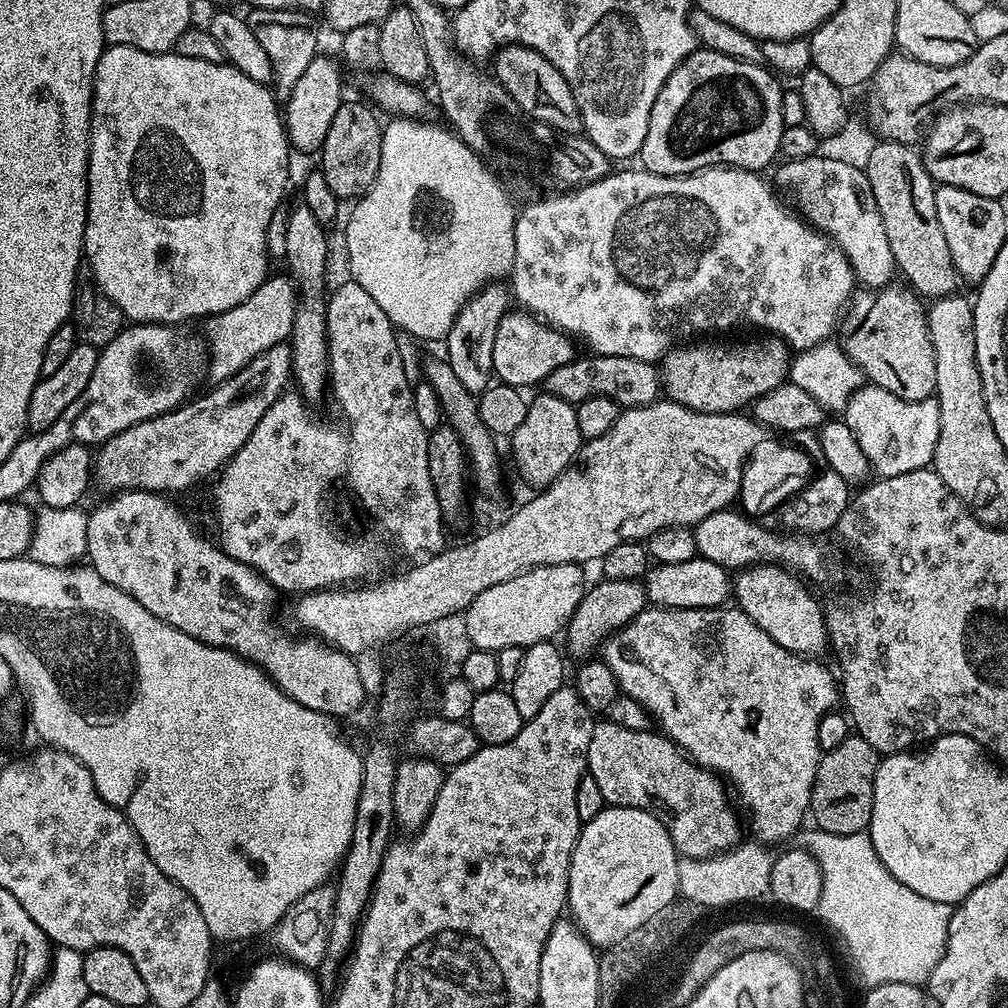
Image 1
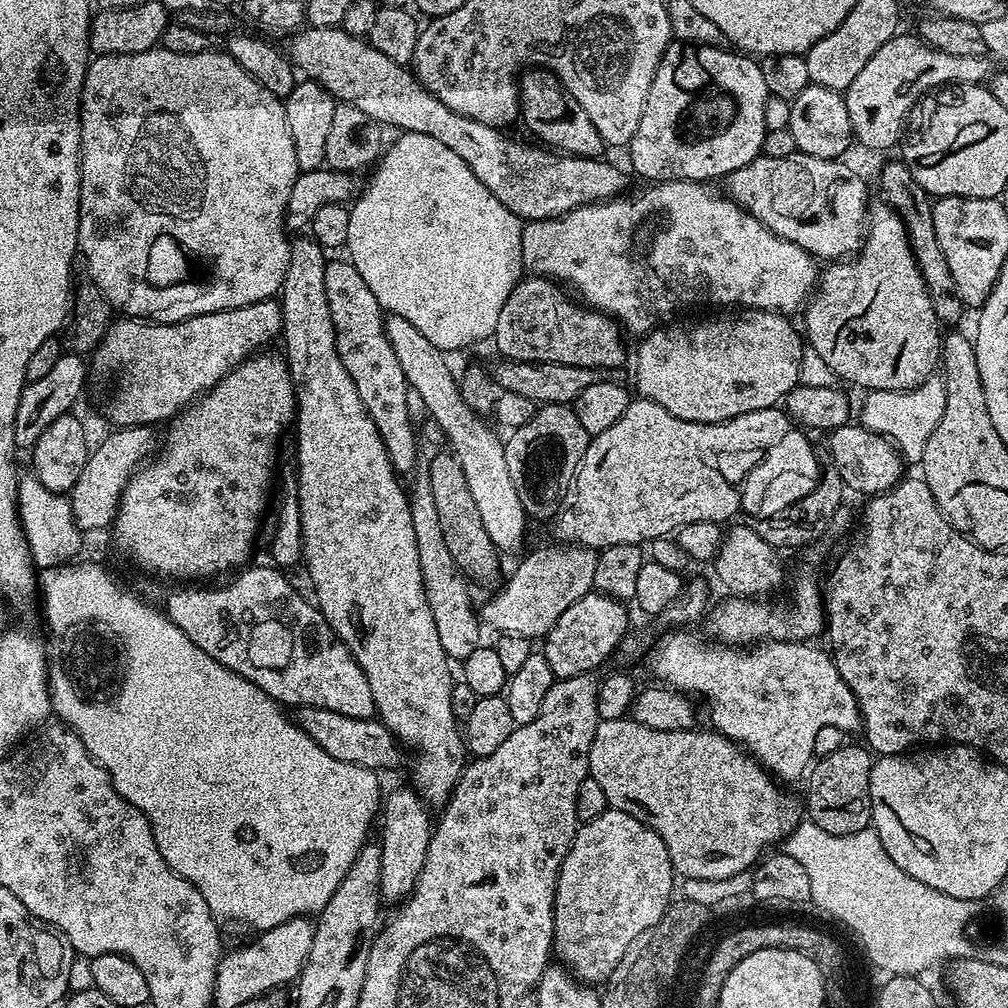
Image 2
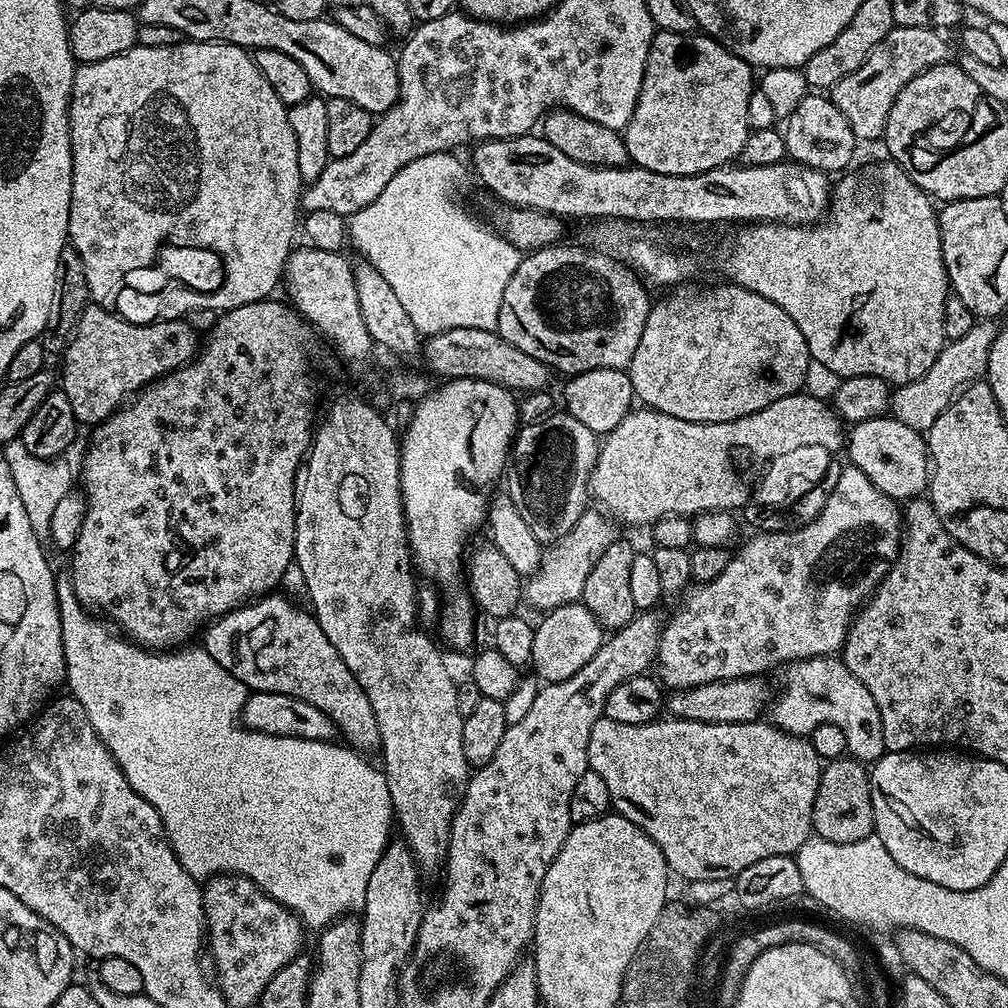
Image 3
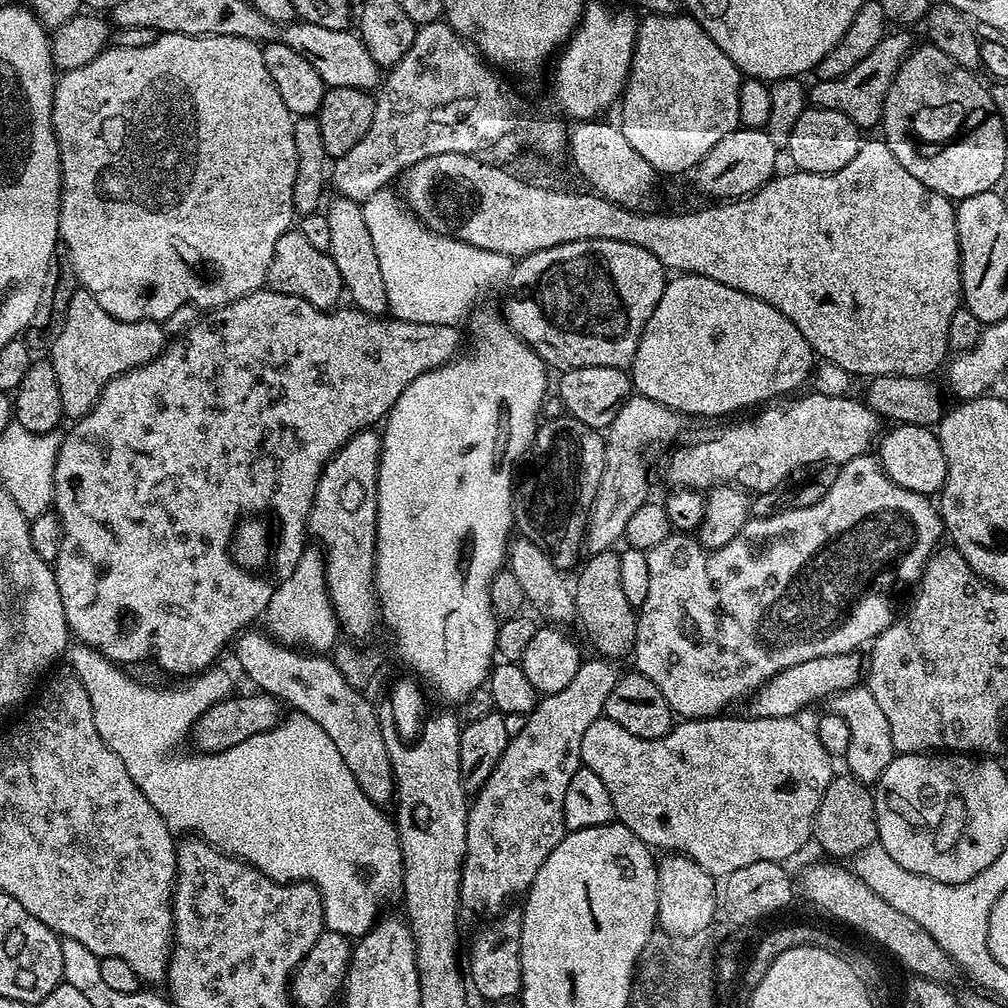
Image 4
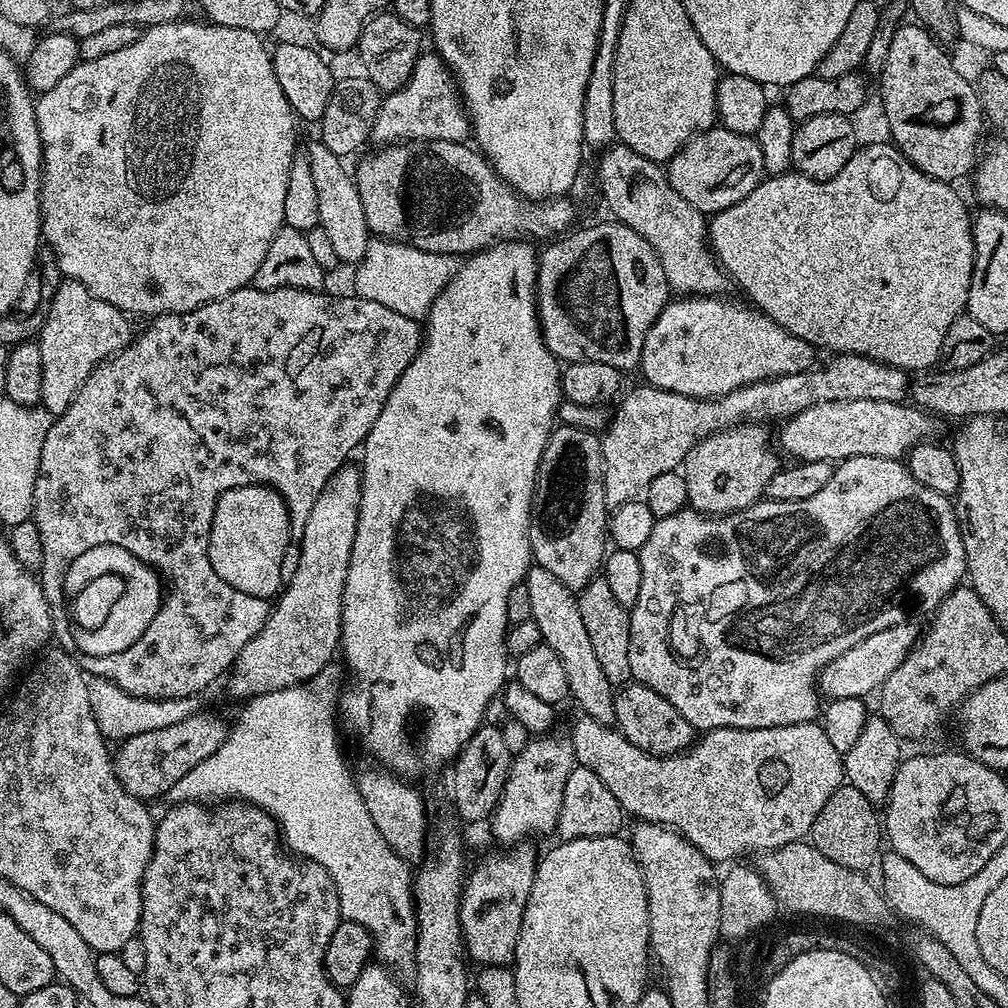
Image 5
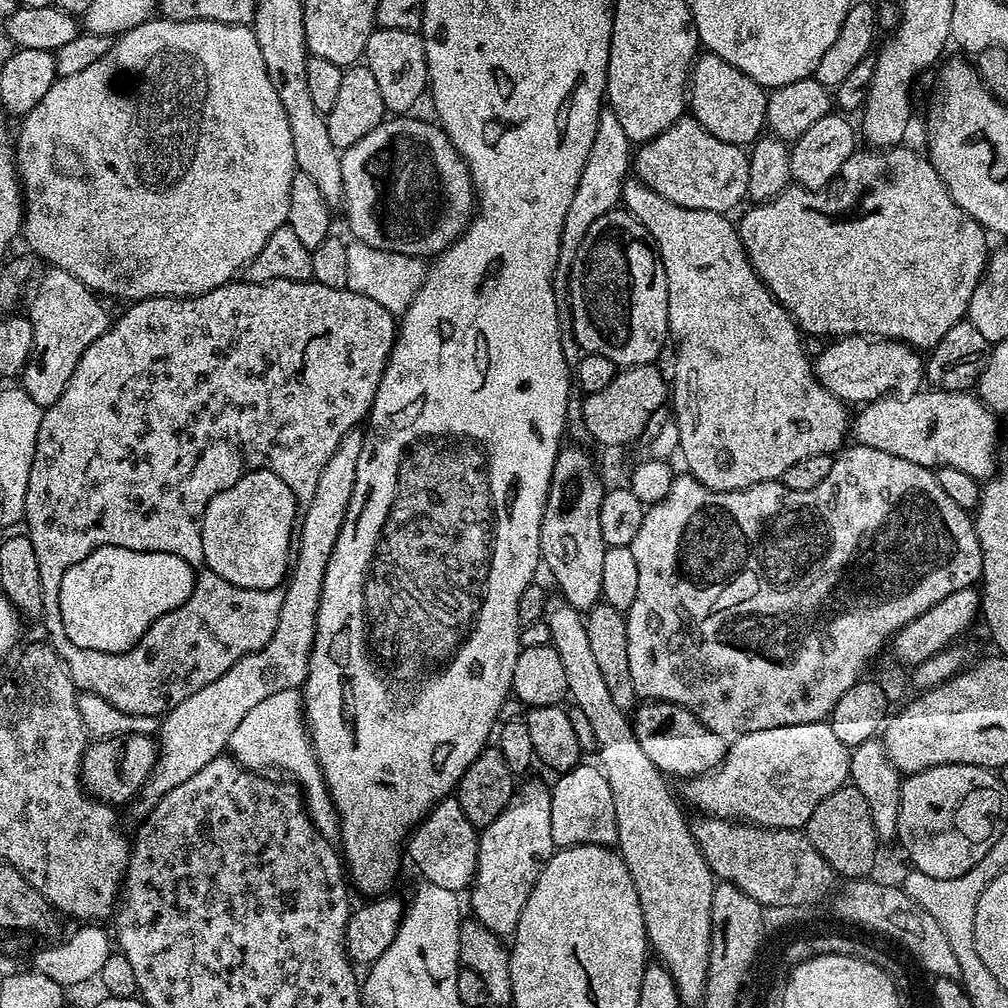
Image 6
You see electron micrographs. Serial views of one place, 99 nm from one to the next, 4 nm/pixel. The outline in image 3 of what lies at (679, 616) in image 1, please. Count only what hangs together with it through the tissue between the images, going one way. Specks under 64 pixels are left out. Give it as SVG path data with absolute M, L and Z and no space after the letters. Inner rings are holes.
M835 655L812 656L808 660L789 663L783 672L785 688L771 701L771 723L792 736L807 737L810 732L808 704L816 704L815 723L829 723L840 727L842 734L846 734L847 755L851 759L875 762L884 755L886 749L882 738L882 718L878 702L874 702L870 690L866 690L866 686L862 686L862 682L854 678L843 659Z

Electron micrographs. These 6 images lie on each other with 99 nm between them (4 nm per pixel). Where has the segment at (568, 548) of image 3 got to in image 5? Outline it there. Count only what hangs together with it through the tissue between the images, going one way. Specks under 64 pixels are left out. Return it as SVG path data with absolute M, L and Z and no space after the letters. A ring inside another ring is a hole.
M840 354L832 360L821 372L811 370L755 381L715 399L674 393L652 387L647 382L641 383L641 388L633 392L625 391L615 405L616 417L613 420L611 417L600 441L604 459L604 493L609 505L625 504L643 497L658 474L677 471L698 441L722 428L741 422L780 422L821 402L903 401L909 395L910 376L902 368L891 368L889 364L868 356Z

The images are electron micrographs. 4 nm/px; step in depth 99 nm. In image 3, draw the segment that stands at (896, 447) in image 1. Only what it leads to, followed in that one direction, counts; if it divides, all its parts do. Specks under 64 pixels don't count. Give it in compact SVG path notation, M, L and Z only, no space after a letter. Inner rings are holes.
M984 318L973 323L962 338L954 338L947 341L944 348L938 354L934 366L922 374L922 378L911 380L908 384L901 384L891 393L890 412L898 422L904 422L921 434L927 433L930 426L950 406L950 402L956 399L969 384L981 379L988 371L988 359L990 358L990 346L994 342L998 328L991 319Z

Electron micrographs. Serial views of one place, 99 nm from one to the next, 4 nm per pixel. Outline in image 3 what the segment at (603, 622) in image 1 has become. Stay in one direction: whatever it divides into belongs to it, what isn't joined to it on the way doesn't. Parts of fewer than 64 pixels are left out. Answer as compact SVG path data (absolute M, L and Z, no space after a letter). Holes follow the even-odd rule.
M582 602L563 604L557 608L545 611L544 616L535 625L534 654L532 655L531 671L541 681L553 684L562 682L566 678L574 678L594 654L604 645L606 639L605 629L590 614L590 610Z

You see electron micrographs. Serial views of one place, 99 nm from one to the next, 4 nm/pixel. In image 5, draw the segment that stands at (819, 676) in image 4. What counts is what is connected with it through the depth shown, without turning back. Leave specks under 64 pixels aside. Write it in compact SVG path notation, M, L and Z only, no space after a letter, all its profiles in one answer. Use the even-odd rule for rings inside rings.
M911 622L886 626L886 630L878 630L878 634L870 634L870 638L862 638L858 646L850 646L846 654L838 654L834 663L824 669L819 681L818 691L821 697L828 700L838 698L868 698L875 693L906 662L906 658L916 647L917 640L922 635L921 629L915 628Z

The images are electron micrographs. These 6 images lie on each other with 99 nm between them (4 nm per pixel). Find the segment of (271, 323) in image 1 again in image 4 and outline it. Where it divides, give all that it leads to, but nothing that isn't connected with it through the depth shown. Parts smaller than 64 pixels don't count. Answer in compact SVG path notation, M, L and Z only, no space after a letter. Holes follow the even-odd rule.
M77 290L74 298L70 298L70 306L63 309L62 315L64 315L64 325L61 326L56 340L54 336L51 341L50 359L54 366L54 374L58 374L58 386L62 394L62 410L69 421L75 422L82 419L96 405L102 390L114 378L158 358L158 354L166 343L165 325L154 320L119 320L114 318L97 302L91 292L83 290Z

